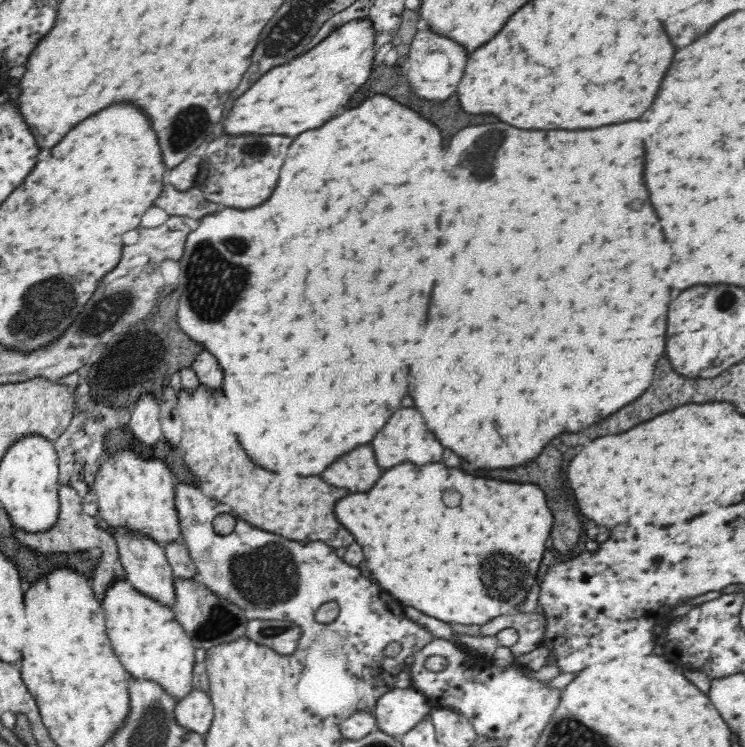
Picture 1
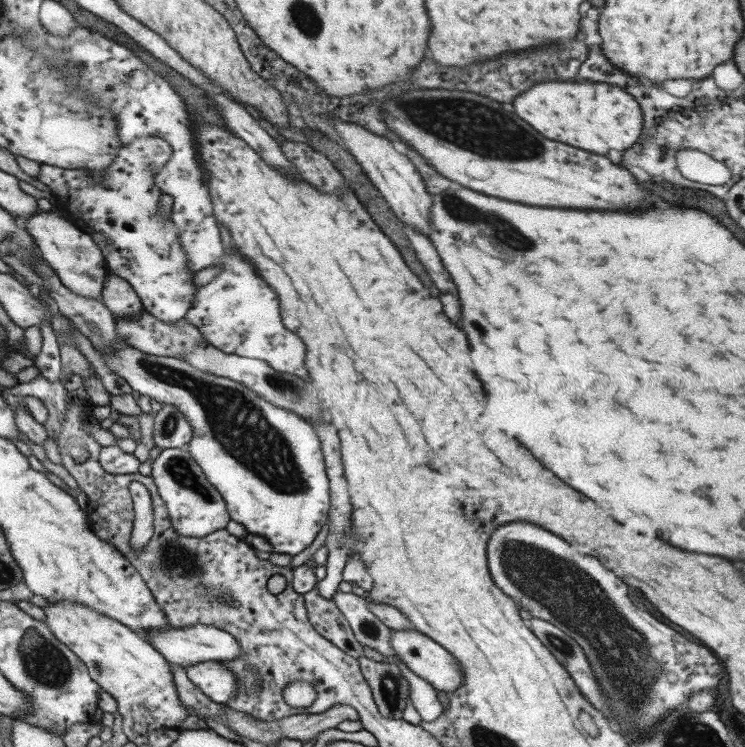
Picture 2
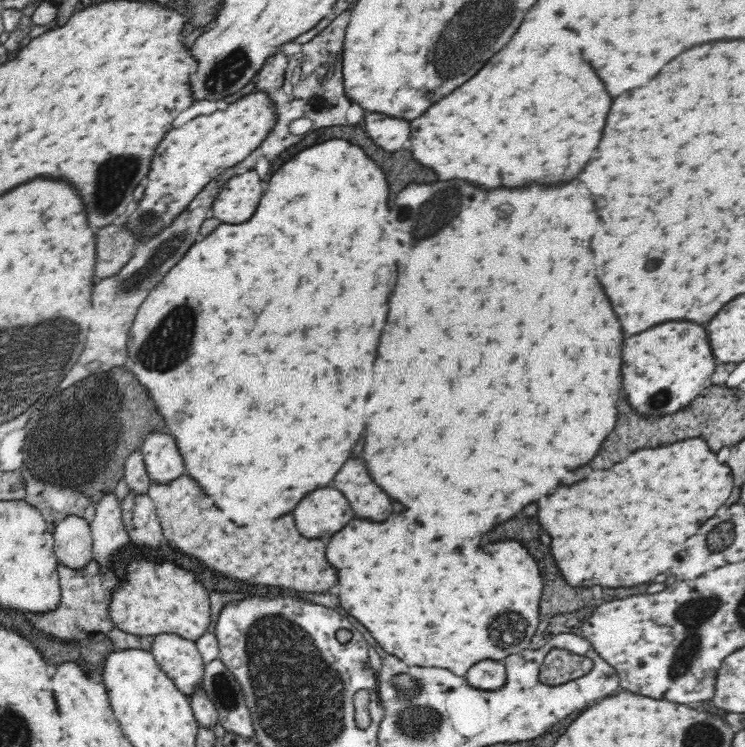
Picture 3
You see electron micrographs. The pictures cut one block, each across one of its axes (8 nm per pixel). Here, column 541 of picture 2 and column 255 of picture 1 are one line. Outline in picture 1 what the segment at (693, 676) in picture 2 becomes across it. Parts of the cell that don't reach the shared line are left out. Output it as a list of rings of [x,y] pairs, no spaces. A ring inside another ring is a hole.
[[[176,484],[176,510],[182,526],[182,542],[186,544],[192,562],[198,568],[198,582],[204,584],[206,590],[216,594],[218,598],[224,598],[238,606],[246,620],[284,620],[288,624],[296,624],[300,628],[298,646],[292,652],[292,660],[298,662],[298,668],[294,670],[296,676],[296,690],[300,694],[300,700],[306,702],[306,710],[312,712],[318,720],[332,720],[336,726],[340,726],[344,720],[358,712],[374,714],[378,700],[390,692],[396,690],[396,678],[402,672],[404,660],[408,656],[414,656],[420,652],[426,644],[430,644],[434,638],[430,632],[414,624],[402,614],[402,606],[398,600],[382,592],[376,584],[368,582],[360,576],[358,568],[346,566],[332,548],[328,548],[322,542],[308,542],[298,544],[294,540],[286,540],[282,536],[274,536],[272,532],[262,532],[254,528],[252,524],[236,518],[236,528],[232,534],[216,534],[212,530],[212,520],[220,512],[230,512],[228,506],[222,506],[220,502],[208,498],[202,494],[202,488],[188,486],[188,484]],[[336,600],[340,606],[340,614],[332,624],[318,624],[314,620],[316,610],[328,602]],[[388,644],[400,644],[398,656],[386,656]]]

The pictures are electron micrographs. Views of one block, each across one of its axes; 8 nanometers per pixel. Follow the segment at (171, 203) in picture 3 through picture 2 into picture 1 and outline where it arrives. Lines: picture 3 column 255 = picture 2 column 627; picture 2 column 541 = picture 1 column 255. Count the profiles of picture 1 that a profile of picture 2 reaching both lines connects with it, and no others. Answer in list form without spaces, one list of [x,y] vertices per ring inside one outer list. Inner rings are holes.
[[[352,20],[346,26],[332,32],[326,40],[322,40],[318,46],[308,50],[304,56],[280,66],[272,68],[272,72],[266,72],[256,84],[248,88],[226,112],[226,120],[222,120],[224,134],[226,136],[248,136],[248,134],[278,134],[278,136],[298,136],[300,132],[320,128],[324,122],[334,118],[338,110],[348,102],[348,98],[366,82],[372,68],[372,56],[374,56],[374,40],[376,32],[368,20]]]

